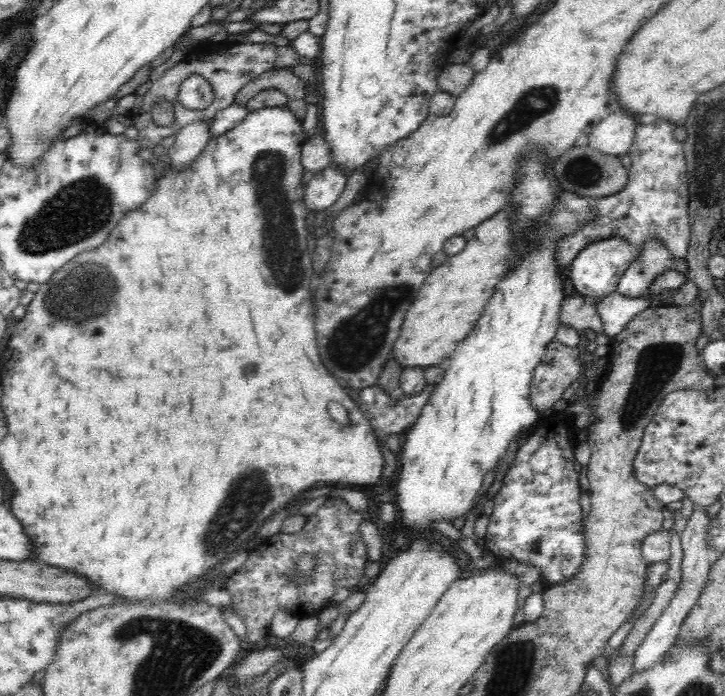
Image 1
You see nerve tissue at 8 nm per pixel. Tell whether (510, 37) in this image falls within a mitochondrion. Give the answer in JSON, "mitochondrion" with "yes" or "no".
{"mitochondrion":"no"}

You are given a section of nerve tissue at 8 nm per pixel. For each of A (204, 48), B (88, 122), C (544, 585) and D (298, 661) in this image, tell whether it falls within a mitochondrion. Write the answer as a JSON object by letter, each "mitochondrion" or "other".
{"A":"other","B":"other","C":"other","D":"other"}

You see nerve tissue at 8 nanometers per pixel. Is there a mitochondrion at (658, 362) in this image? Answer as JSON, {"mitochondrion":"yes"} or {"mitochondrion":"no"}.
{"mitochondrion":"yes"}

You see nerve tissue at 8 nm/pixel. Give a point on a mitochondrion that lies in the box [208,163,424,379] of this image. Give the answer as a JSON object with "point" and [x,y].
{"point":[355,342]}

